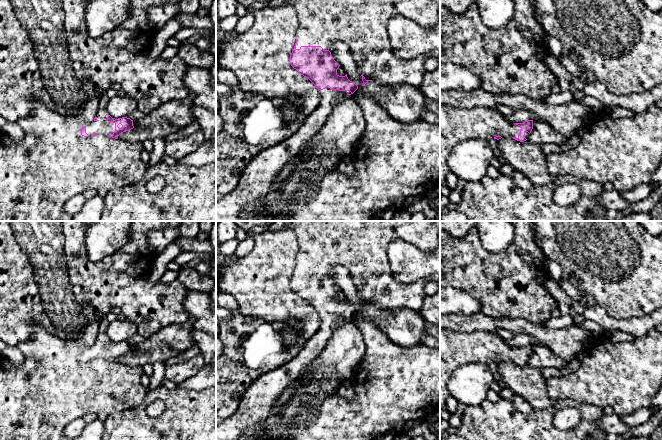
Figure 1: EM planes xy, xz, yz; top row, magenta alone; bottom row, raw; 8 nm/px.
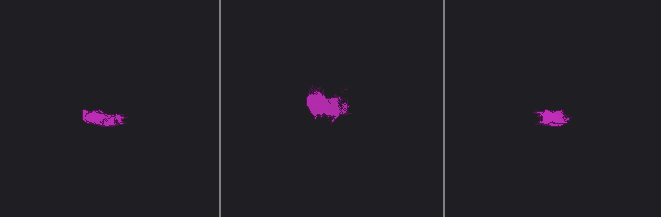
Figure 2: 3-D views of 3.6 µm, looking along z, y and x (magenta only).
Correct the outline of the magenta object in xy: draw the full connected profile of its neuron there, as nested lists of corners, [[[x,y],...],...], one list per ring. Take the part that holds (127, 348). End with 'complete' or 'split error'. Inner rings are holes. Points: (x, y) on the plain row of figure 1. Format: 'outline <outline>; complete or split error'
outline [[[99,333],[94,344],[87,350],[82,351],[81,359],[88,360],[109,360],[118,363],[118,360],[133,353],[133,344],[127,341],[112,342],[106,333]]]; split error

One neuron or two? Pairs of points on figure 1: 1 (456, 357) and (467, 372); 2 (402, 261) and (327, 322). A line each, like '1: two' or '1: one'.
1: two
2: two

